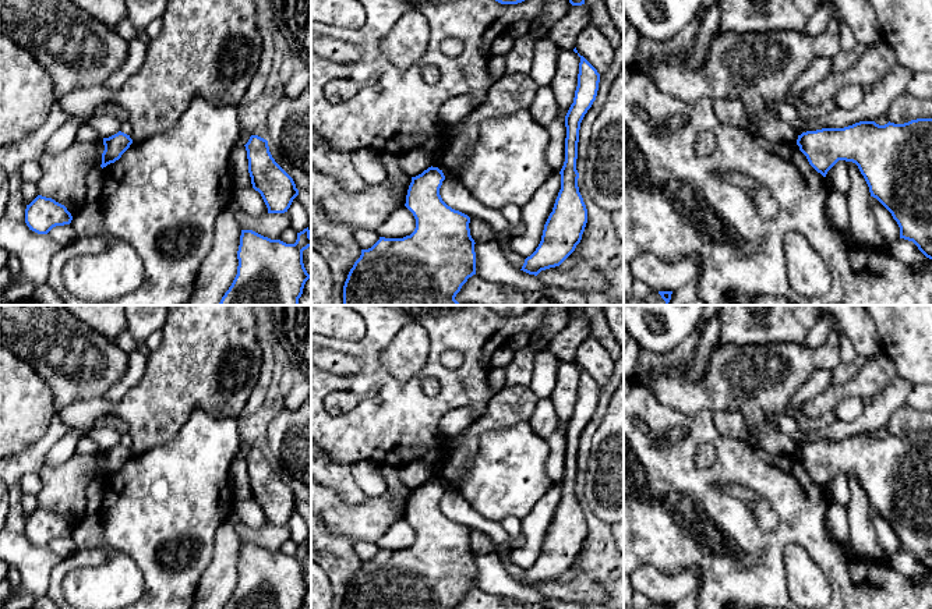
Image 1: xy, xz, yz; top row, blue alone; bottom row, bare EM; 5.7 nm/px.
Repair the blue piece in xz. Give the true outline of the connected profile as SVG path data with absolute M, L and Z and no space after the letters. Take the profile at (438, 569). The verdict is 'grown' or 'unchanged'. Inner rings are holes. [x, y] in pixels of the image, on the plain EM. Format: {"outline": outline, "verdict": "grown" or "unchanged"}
{"outline": "M433 478L412 489L405 518L416 531L414 544L403 550L379 549L371 560L361 562L345 594L343 609L456 609L467 591L476 587L476 555L470 548L470 530L442 513L439 500L444 492L442 482Z", "verdict": "unchanged"}

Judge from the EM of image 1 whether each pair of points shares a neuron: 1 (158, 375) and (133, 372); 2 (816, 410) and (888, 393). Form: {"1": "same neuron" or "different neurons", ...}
{"1": "different neurons", "2": "different neurons"}

